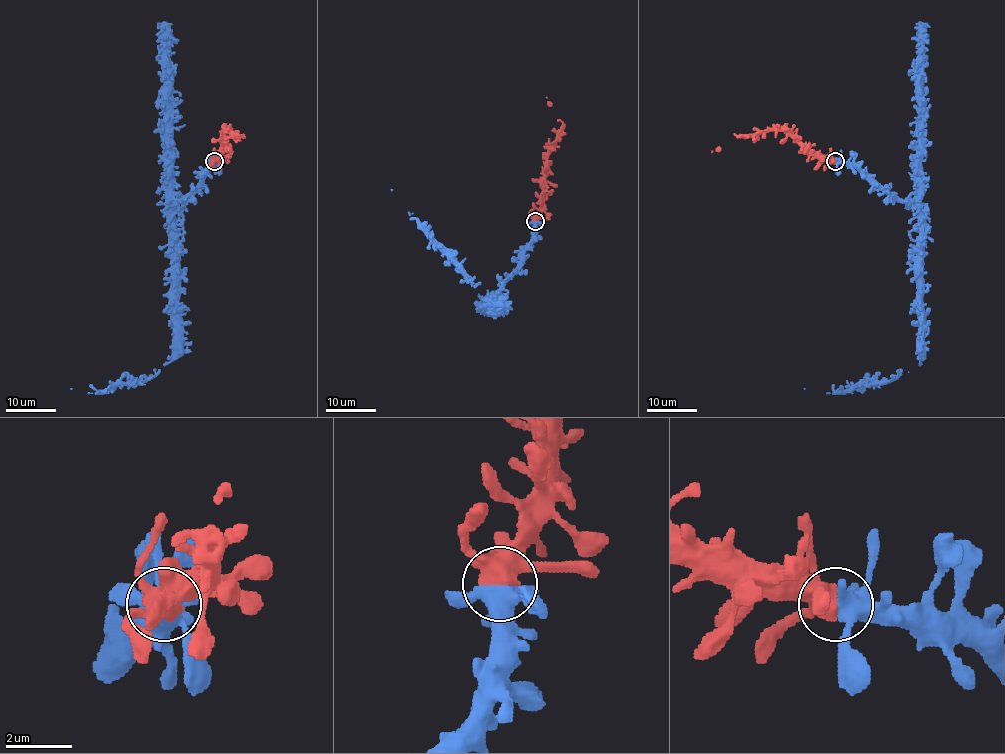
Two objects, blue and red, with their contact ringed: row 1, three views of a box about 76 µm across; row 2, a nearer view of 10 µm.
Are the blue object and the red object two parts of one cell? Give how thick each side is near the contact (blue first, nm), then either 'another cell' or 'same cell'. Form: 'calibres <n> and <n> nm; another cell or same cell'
calibres 440 and 440 nm; same cell

